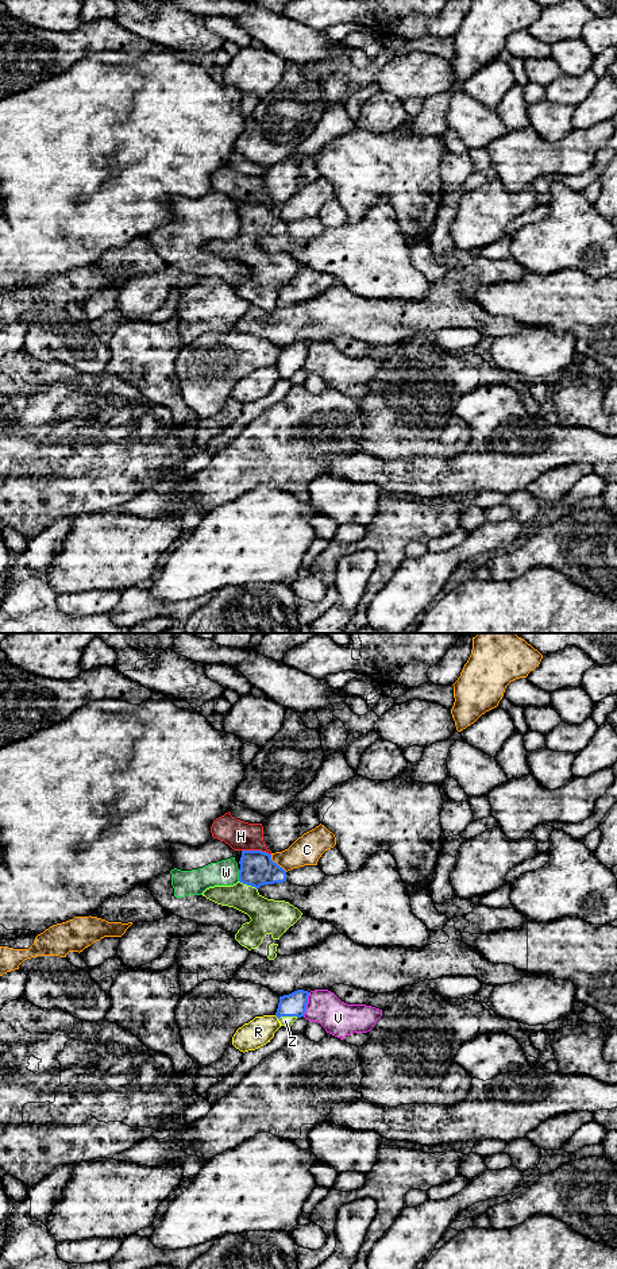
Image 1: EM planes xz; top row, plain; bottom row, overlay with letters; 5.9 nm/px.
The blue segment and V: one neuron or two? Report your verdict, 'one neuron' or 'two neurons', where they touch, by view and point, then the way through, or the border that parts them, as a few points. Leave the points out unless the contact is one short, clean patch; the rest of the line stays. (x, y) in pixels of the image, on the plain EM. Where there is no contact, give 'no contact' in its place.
two neurons; meets blue in xz at (307, 355)

